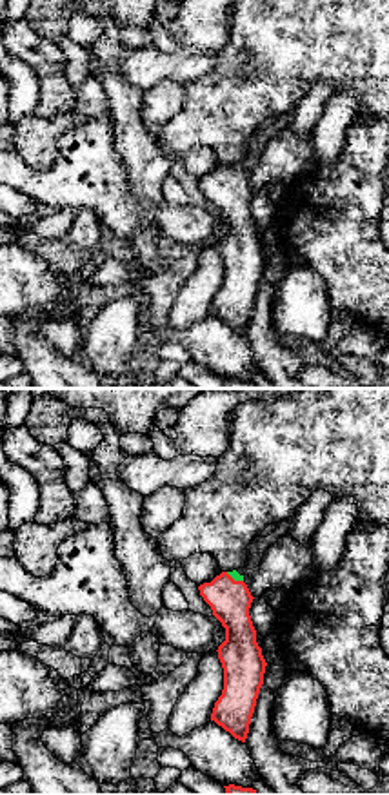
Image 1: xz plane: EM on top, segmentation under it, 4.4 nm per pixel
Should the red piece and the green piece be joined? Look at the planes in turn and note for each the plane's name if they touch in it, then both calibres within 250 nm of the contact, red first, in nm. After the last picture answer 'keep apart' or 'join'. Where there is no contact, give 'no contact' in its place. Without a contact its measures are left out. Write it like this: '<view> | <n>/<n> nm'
xz | 180/40 nm

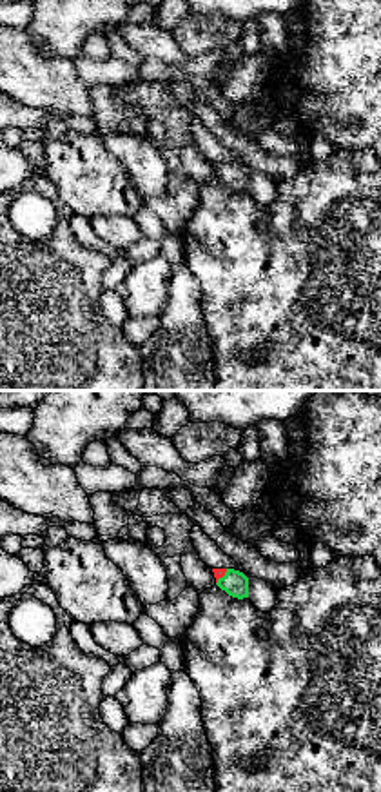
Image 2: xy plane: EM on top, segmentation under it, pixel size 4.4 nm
xy | 50/110 nm

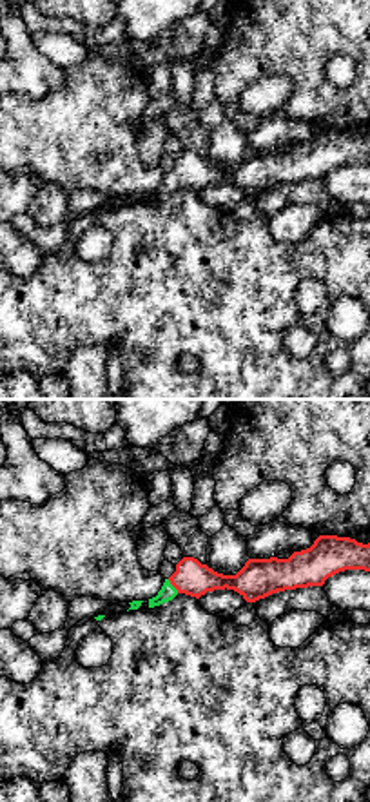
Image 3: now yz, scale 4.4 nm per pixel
yz | 160/70 nm

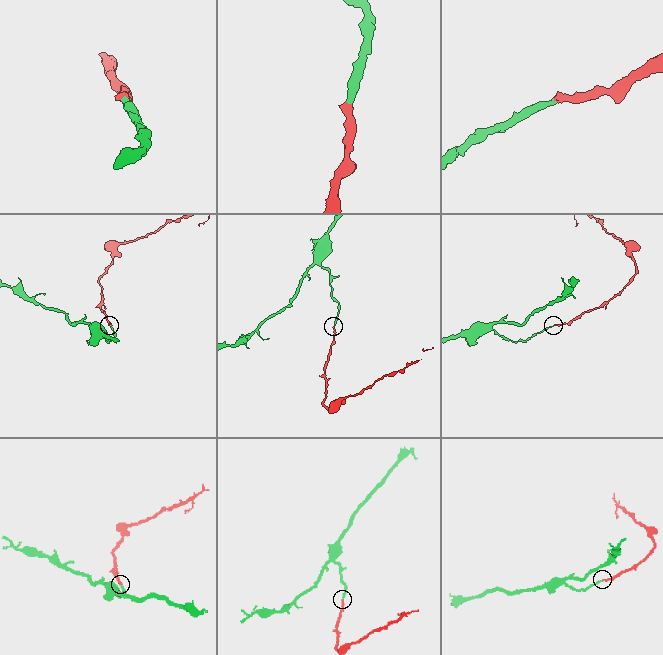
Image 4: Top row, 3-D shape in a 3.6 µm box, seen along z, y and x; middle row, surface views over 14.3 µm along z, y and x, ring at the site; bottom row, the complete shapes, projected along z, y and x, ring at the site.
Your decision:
join

